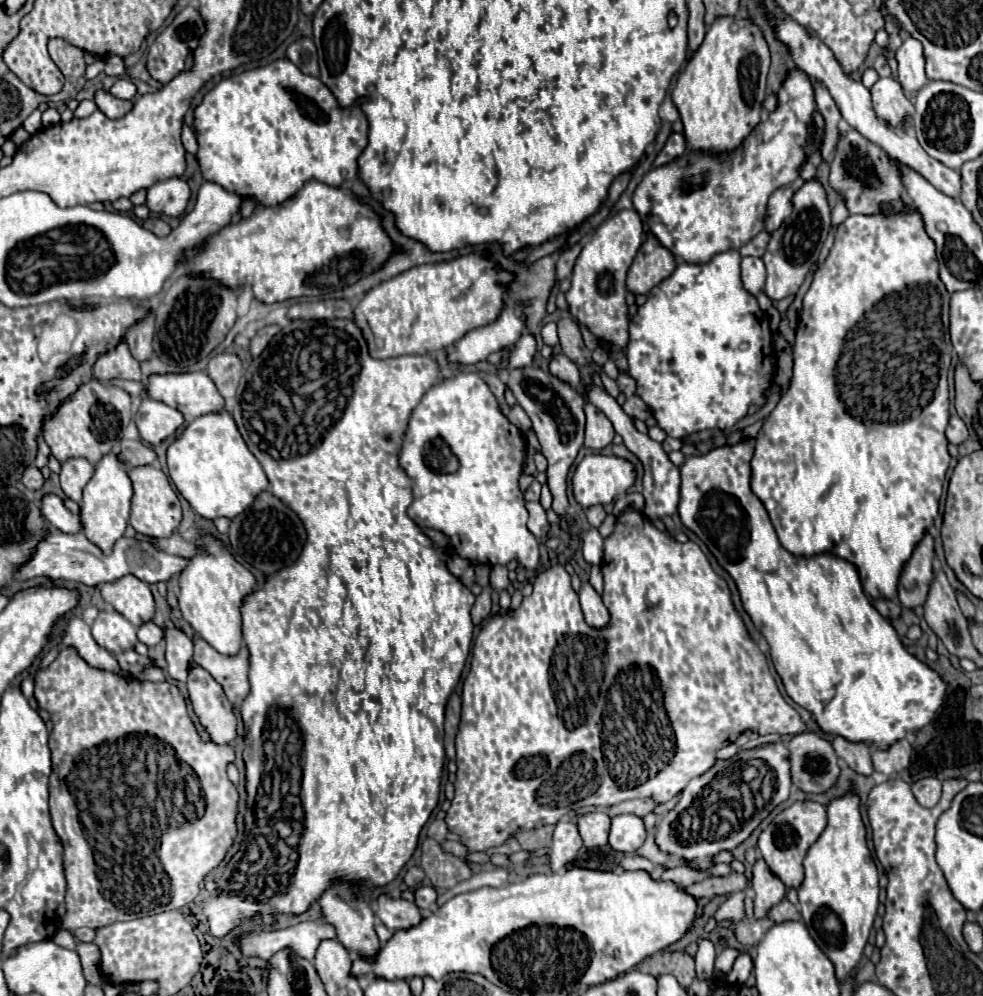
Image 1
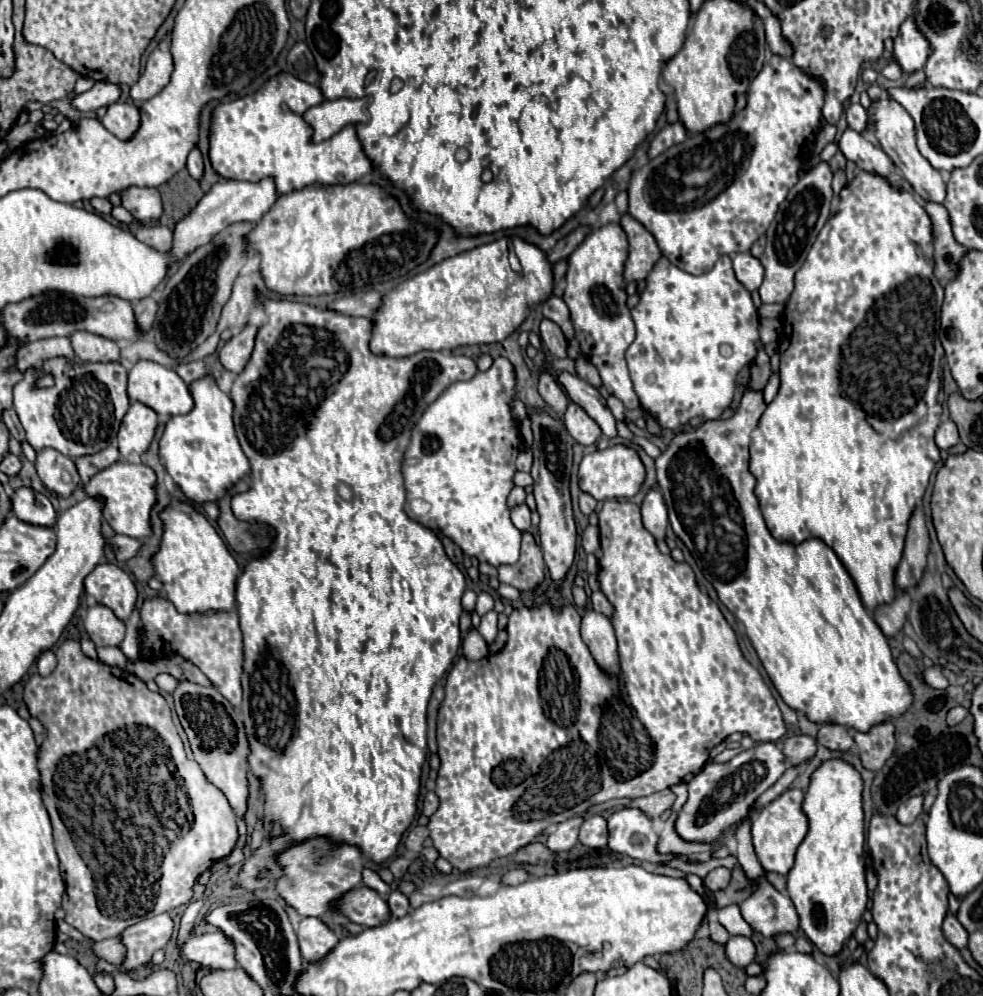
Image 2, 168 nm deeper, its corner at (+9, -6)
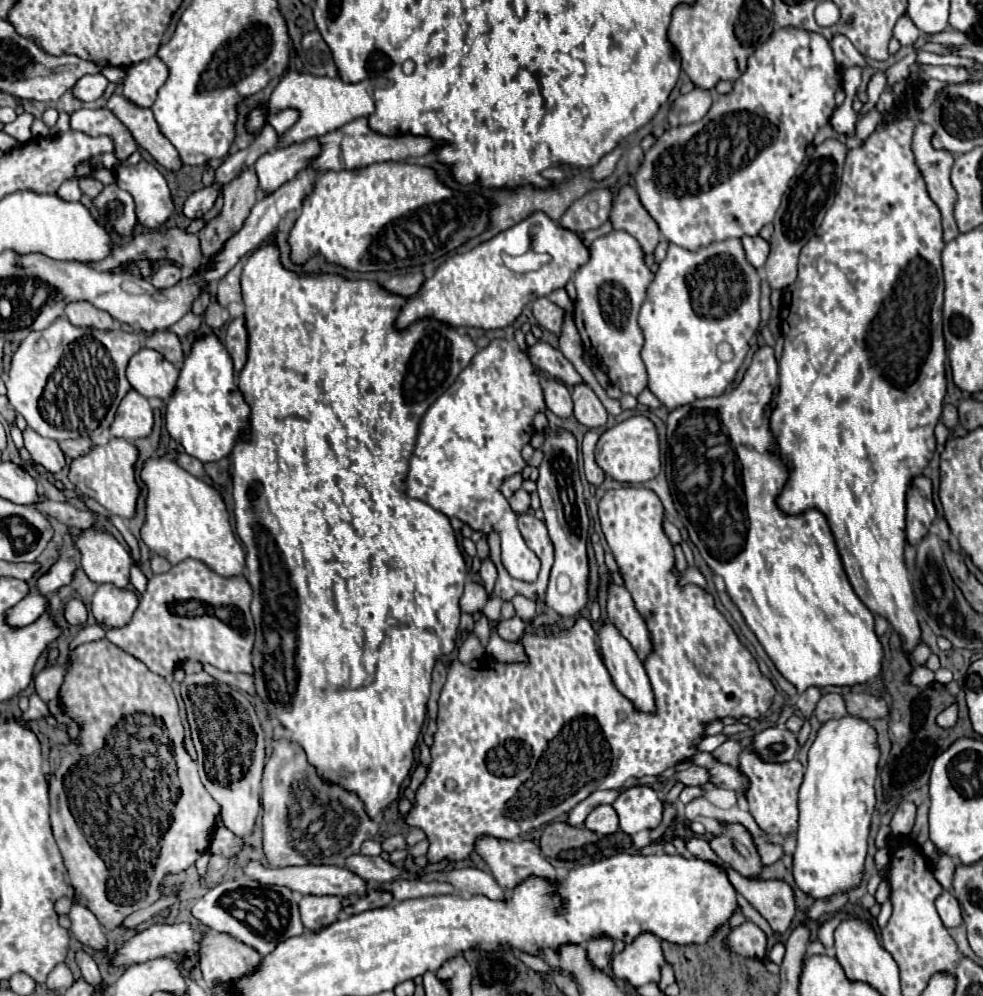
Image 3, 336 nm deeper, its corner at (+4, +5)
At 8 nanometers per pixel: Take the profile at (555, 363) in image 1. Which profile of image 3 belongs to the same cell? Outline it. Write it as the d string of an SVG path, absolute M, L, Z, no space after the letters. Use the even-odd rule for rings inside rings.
M546 378L542 384L546 406L560 418L568 418L572 414L572 398L570 390L556 378Z

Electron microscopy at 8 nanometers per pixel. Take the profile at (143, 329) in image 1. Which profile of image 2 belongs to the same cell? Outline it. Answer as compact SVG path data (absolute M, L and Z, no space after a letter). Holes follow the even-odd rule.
M143 297L139 301L133 303L135 307L135 315L137 315L137 323L143 331L149 331L153 321L155 321L155 313L157 313L157 301L153 297Z

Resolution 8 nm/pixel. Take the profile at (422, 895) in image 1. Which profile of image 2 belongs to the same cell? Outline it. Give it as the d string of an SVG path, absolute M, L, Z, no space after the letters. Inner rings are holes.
M391 891L385 901L389 905L389 915L391 917L403 917L409 911L409 899L399 891Z

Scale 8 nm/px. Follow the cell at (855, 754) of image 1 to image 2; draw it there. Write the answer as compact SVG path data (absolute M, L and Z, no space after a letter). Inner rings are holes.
M825 723L821 725L819 733L817 733L817 743L833 749L833 751L847 751L855 741L849 735L851 731L845 725L839 723Z

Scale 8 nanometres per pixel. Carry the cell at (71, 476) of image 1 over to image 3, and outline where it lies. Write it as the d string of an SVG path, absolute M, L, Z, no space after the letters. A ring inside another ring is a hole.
M26 428L24 432L24 446L28 448L30 456L42 464L48 472L56 474L66 466L66 456L64 452L60 452L60 446L56 440L44 438L38 432L34 432L32 428Z

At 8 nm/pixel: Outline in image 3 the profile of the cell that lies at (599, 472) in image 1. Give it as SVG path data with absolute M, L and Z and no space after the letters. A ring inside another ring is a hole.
M632 416L606 430L596 444L596 464L616 482L642 484L660 472L660 446L654 424L644 416Z

